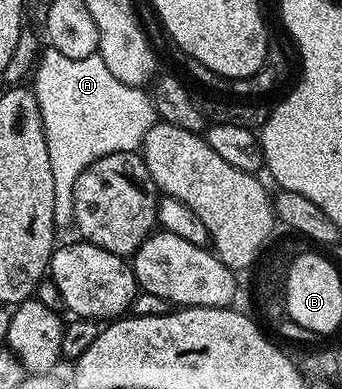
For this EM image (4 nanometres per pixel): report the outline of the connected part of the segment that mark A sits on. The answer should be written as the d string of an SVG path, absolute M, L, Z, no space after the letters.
M47 49L39 59L39 68L35 71L33 90L37 97L37 105L41 109L41 121L45 129L45 141L49 145L49 165L53 165L53 189L59 201L70 201L73 189L77 185L77 177L93 165L101 157L118 151L138 152L143 145L145 133L153 129L157 122L155 102L152 96L142 87L125 85L125 81L117 81L113 73L109 73L109 65L98 53L74 59L65 57L65 53Z

